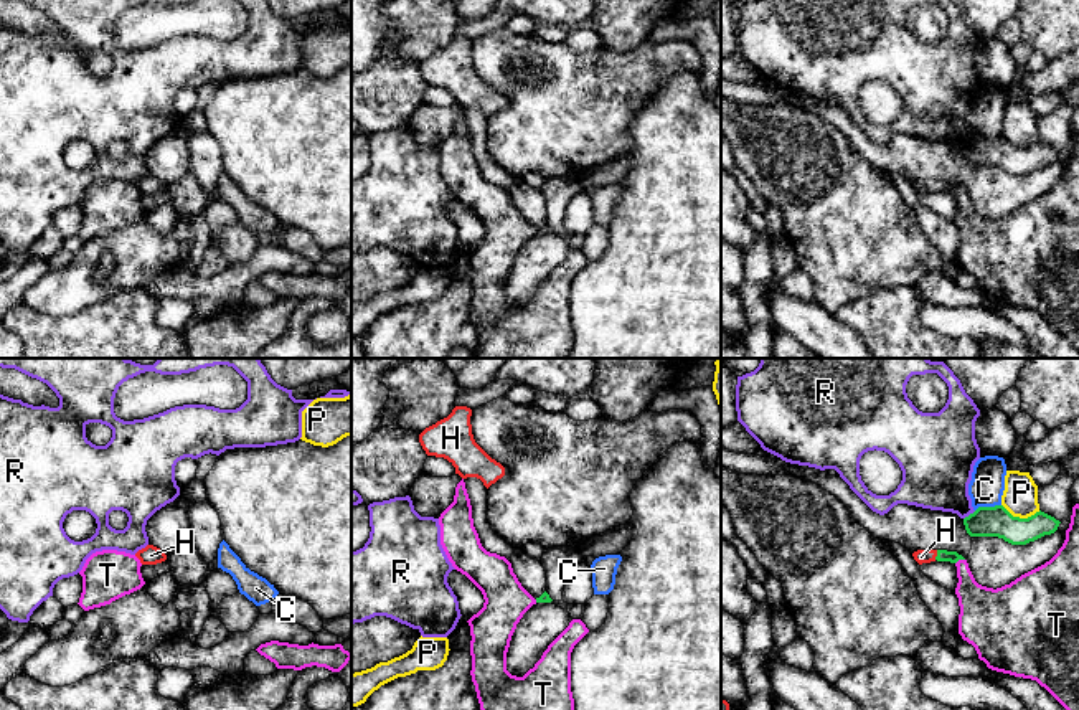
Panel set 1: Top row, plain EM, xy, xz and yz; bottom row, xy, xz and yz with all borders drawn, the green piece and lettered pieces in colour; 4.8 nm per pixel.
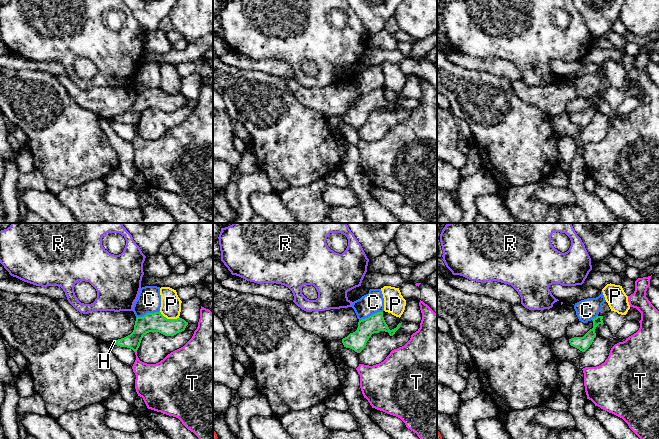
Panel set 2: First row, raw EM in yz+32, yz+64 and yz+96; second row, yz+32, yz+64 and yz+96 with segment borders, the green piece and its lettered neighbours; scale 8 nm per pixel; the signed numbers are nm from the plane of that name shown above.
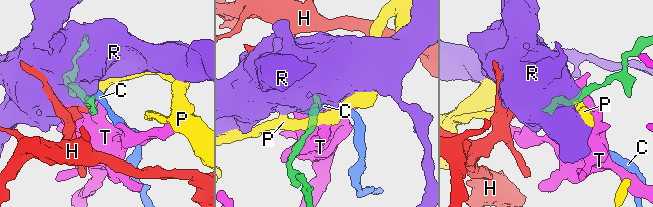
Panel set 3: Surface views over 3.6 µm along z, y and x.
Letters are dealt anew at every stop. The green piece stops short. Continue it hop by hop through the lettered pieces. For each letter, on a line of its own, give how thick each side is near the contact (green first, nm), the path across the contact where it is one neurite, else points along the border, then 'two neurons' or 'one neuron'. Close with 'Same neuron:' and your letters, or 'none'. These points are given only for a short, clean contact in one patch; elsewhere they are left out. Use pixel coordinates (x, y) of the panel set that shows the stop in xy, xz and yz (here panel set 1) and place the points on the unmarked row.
C: 150 nm thick on the green side, 170 nm on the other; border along yz (1000, 134), (975, 141); two neurons
H: 60 nm thick on the green side, 70 nm on the other; runs through yz (942, 185), (937, 185), (921, 187); one neuron
P: 150 nm thick on the green side, 180 nm on the other; border along yz (1002, 134), (1013, 146), (1020, 147), (1030, 147), (1040, 141); two neurons
R: 150 nm thick on the green side, 320 nm on the other; border along yz (975, 141), (964, 149); two neurons
T: 60 nm thick on the green side, 190 nm on the other; border along yz (964, 189), (956, 194); two neurons
Same neuron: H

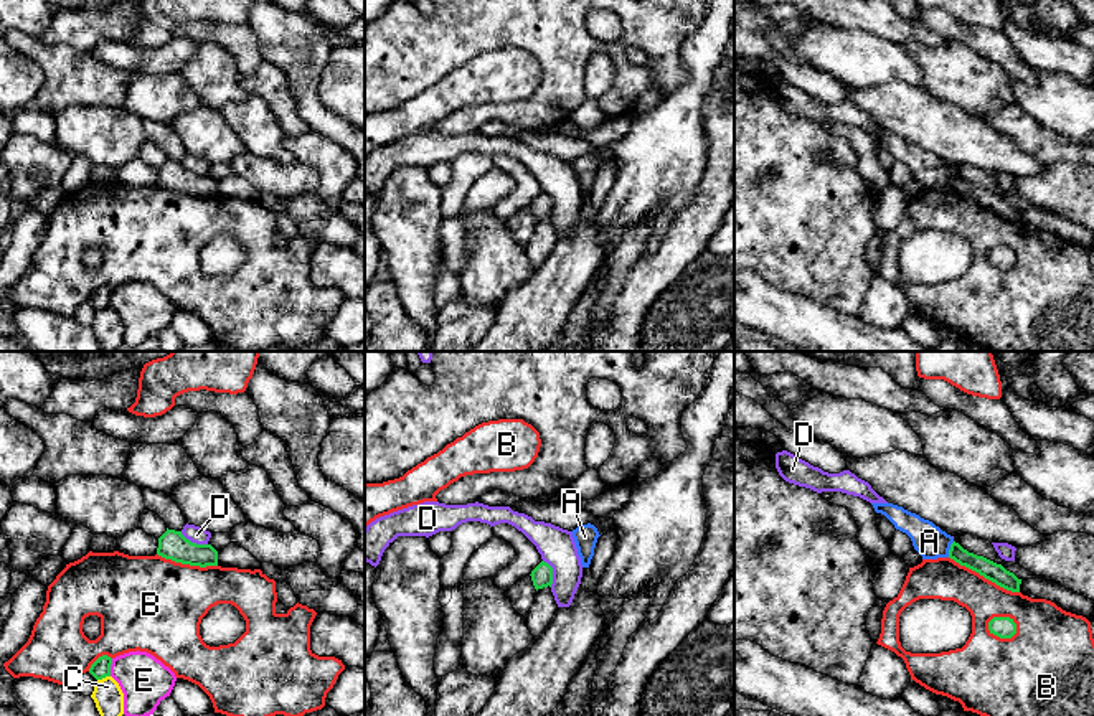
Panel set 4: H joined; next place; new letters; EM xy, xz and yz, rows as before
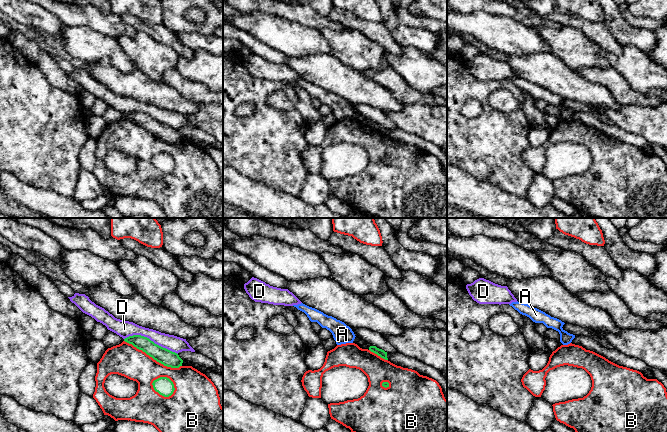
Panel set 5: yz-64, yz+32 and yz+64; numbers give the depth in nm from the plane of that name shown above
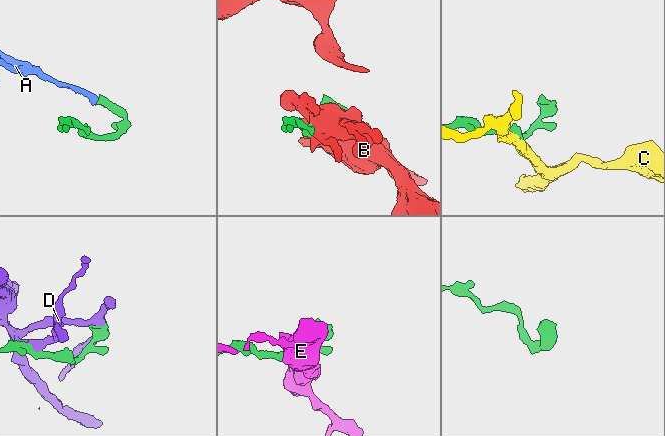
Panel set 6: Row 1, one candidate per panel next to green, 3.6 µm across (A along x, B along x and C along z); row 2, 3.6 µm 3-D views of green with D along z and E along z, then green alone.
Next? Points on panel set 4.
A: 90 nm thick on the green side, 160 nm on the other; border along yz (954, 172), (947, 187); two neurons
B: 110 nm thick on the green side, 460 nm on the other; two neurons
C: 90 nm thick on the green side, 140 nm on the other; two neurons
D: 140 nm thick on the green side, 80 nm on the other; two neurons
E: 90 nm thick on the green side, 240 nm on the other; two neurons
Same neuron: none

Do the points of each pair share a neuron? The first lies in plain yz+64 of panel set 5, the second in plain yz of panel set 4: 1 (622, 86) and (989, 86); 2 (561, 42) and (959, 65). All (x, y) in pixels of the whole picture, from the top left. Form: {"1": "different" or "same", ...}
{"1": "different", "2": "same"}

